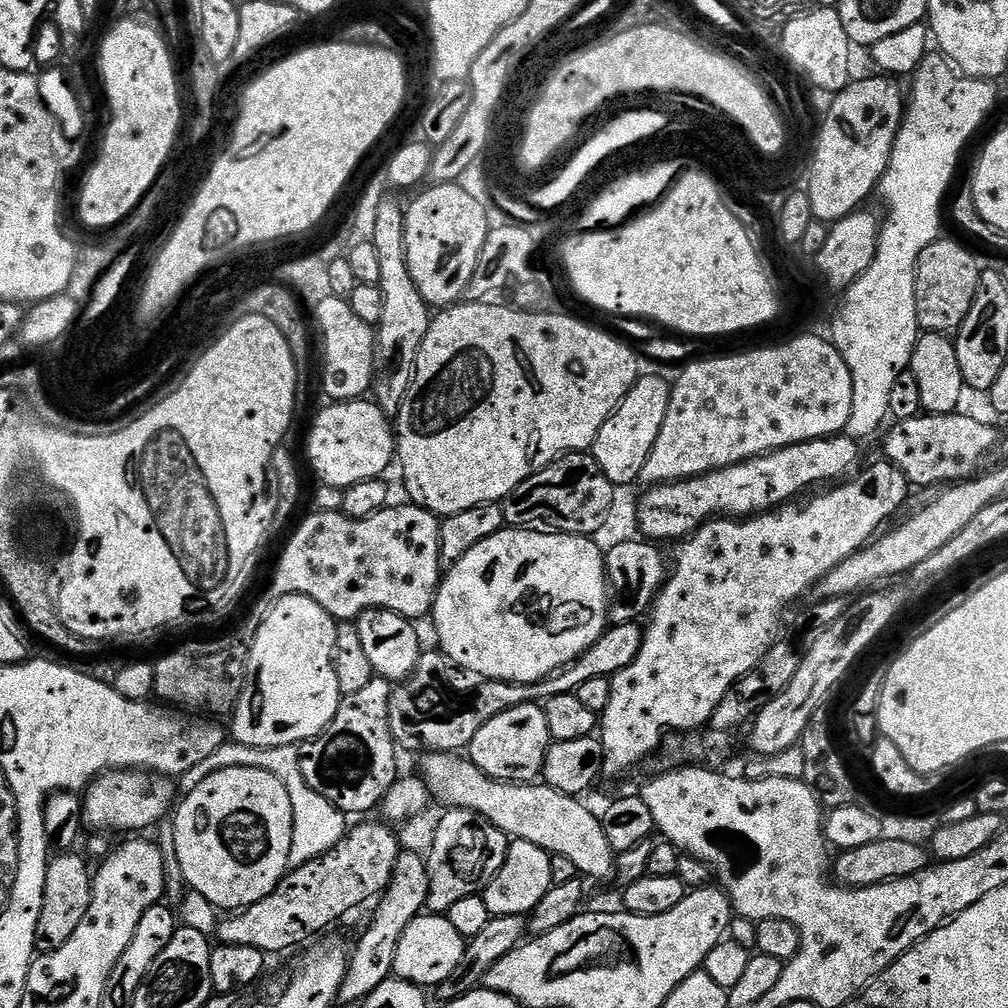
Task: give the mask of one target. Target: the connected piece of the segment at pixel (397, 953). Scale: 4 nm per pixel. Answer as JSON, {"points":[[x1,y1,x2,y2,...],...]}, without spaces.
{"points":[[421,914,406,926,402,938,398,938,398,950,394,950,394,966,392,976,398,980,405,980,419,988,431,990,438,982,446,982,458,962,462,962,466,938,450,926,447,915]]}

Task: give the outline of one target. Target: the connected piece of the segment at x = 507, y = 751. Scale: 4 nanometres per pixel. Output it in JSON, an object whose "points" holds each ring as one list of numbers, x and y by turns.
{"points":[[529,702,514,706,486,722,478,734,474,734,466,752,472,763,487,776,513,784,531,784,543,773,548,745,553,743,550,726,546,726,546,714,539,703]]}

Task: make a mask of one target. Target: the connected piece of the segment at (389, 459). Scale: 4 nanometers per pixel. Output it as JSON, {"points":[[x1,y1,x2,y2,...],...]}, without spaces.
{"points":[[368,398,341,400,327,406,317,414,308,432,308,464,317,481,345,489,358,482,381,479,397,459,396,433,389,413]]}

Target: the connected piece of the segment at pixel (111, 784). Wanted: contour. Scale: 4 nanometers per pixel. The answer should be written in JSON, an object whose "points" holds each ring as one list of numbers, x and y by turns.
{"points":[[109,770,87,785,85,792,88,793,82,796,83,823,92,830,117,828,128,832,124,834,136,834,139,828,158,823,168,811,168,815,173,811,178,796,177,785,169,777,153,775,147,770]]}

